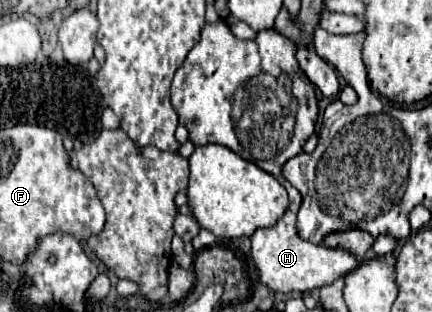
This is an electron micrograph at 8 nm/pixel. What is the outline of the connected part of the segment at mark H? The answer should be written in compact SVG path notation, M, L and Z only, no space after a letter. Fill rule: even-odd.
M290 209L276 221L276 225L268 229L258 229L252 235L252 259L260 273L260 281L280 293L292 293L292 291L304 293L320 289L322 285L346 277L348 273L358 269L360 263L366 261L366 257L356 257L354 253L342 247L330 249L302 239L296 229L296 213L292 213Z

